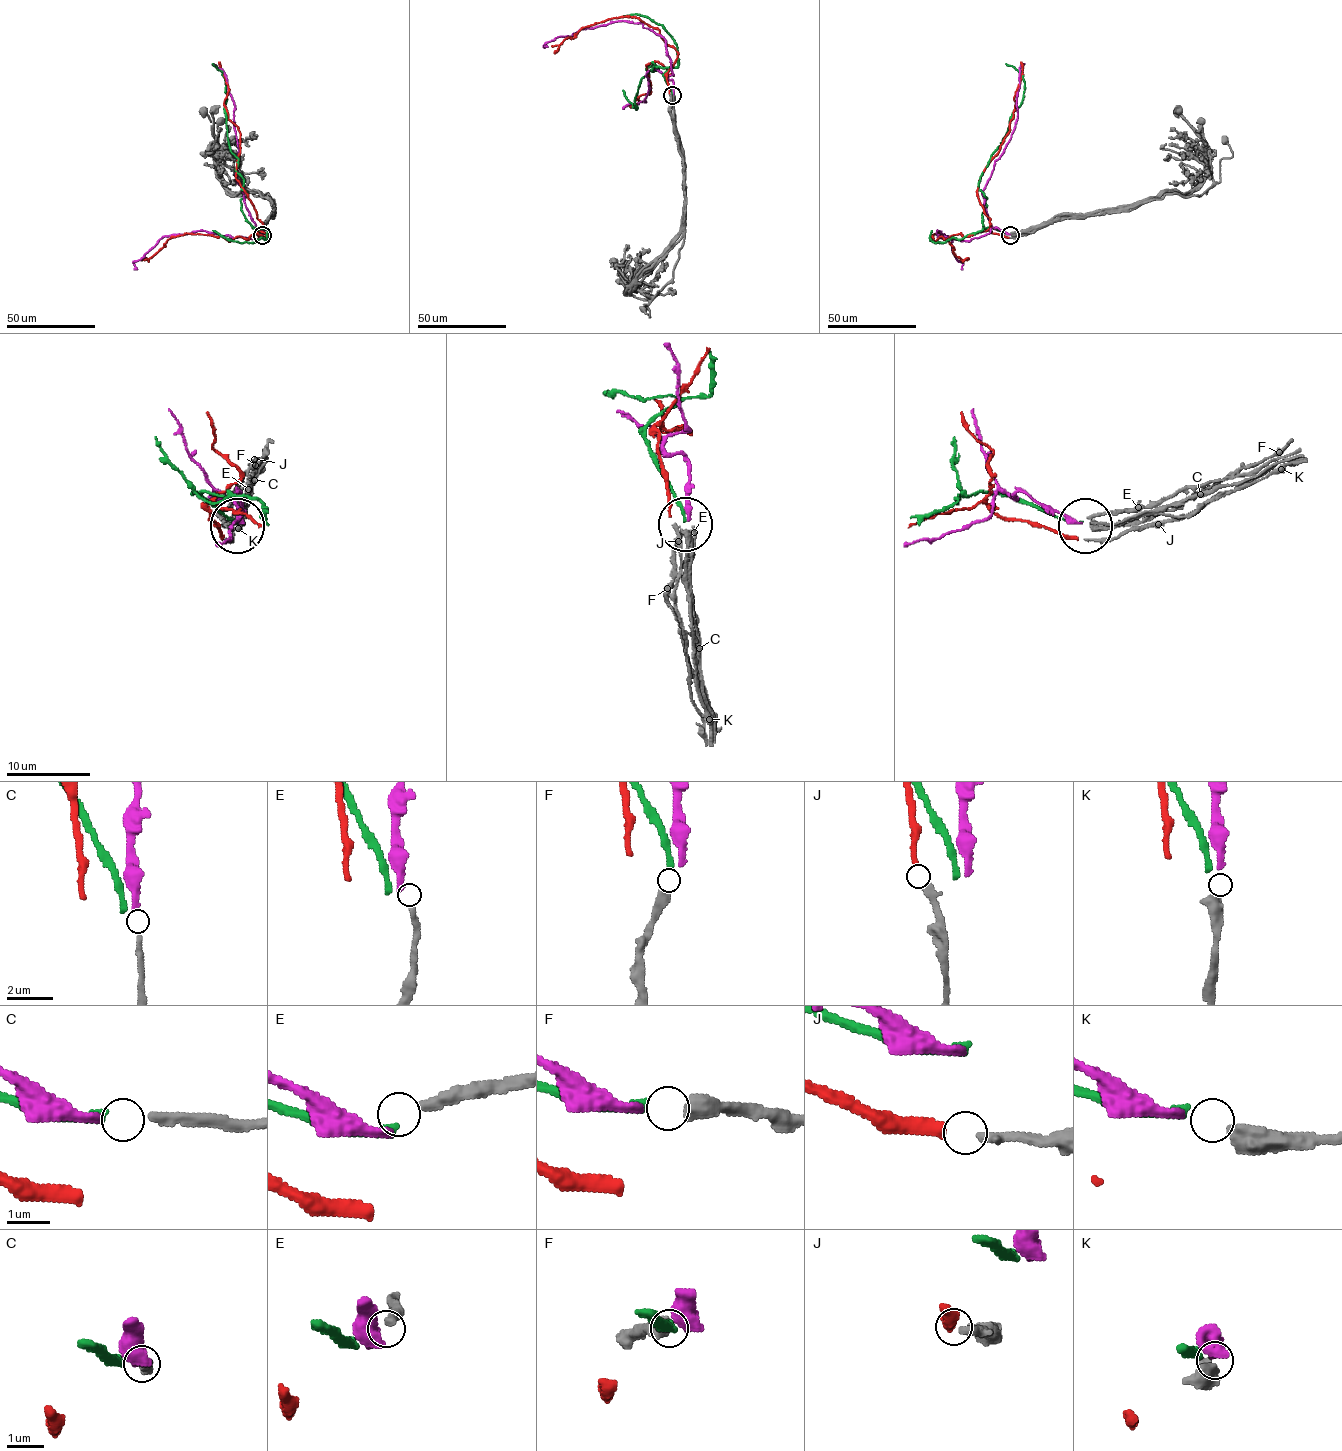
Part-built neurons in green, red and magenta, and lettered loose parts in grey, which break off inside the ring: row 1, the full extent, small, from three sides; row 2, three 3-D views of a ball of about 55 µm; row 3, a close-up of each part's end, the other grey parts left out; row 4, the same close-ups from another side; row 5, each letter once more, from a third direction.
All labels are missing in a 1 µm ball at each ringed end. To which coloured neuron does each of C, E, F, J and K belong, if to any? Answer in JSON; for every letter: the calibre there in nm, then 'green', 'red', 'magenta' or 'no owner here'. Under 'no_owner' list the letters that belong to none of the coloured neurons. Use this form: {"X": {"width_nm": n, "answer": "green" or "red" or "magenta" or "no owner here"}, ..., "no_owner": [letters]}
{"C": {"width_nm": 240, "answer": "magenta"}, "E": {"width_nm": 260, "answer": "no owner here"}, "F": {"width_nm": 440, "answer": "green"}, "J": {"width_nm": 280, "answer": "red"}, "K": {"width_nm": 480, "answer": "no owner here"}, "no_owner": ["E", "K"]}

